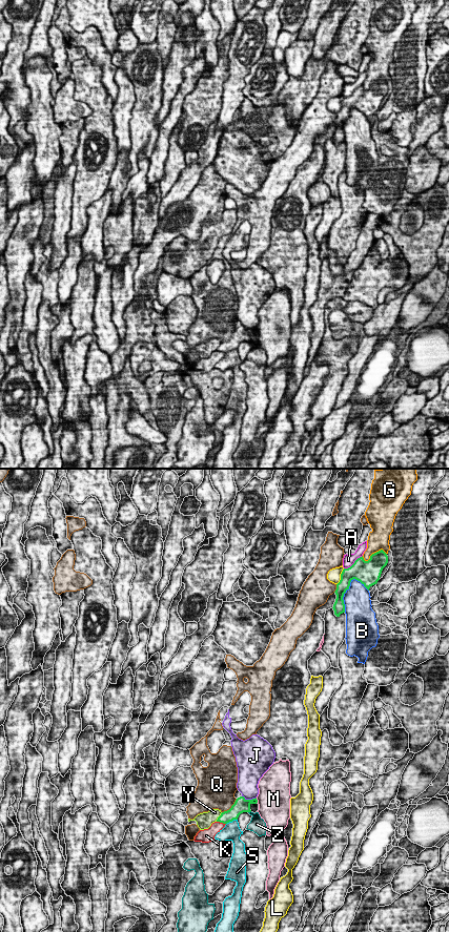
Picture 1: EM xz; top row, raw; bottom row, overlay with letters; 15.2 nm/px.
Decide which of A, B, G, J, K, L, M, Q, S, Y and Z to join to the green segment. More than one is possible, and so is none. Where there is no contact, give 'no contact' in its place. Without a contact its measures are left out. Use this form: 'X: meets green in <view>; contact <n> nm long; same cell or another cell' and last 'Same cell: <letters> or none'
A: meets green in xz; contact 360 nm long; another cell
B: meets green in xz; contact 550 nm long; another cell
G: meets green in xz; contact 380 nm long; another cell
J: meets green in xz; contact 220 nm long; another cell
K: meets green in xz; contact 150 nm long; another cell
L: meets green in xz; contact 280 nm long; another cell
M: meets green in xz; contact 90 nm long; another cell
Q: meets green in xz; contact 320 nm long; another cell
S: meets green in xz; contact 190 nm long; another cell
Y: meets green in xz; contact 180 nm long; another cell
Z: meets green in xz; contact 60 nm long; another cell
Same cell: none

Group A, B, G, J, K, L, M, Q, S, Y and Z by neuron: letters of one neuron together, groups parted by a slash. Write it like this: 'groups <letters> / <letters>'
groups A / B / G / J / K / L / M Q / S / Y / Z

